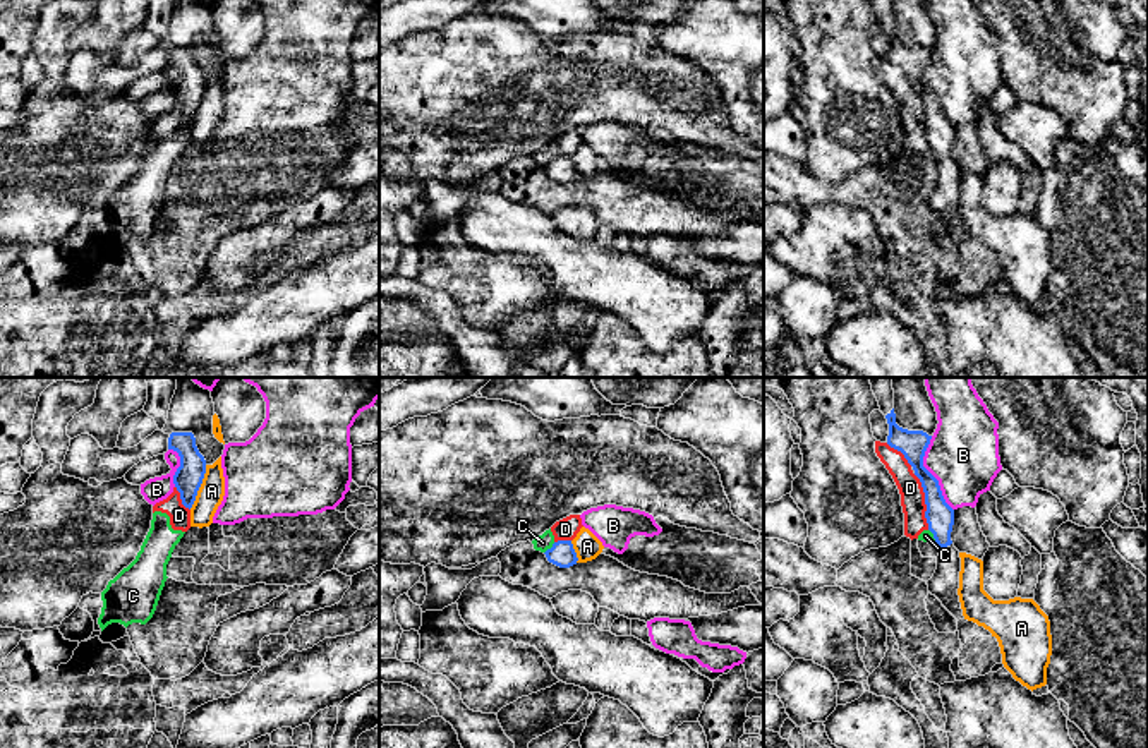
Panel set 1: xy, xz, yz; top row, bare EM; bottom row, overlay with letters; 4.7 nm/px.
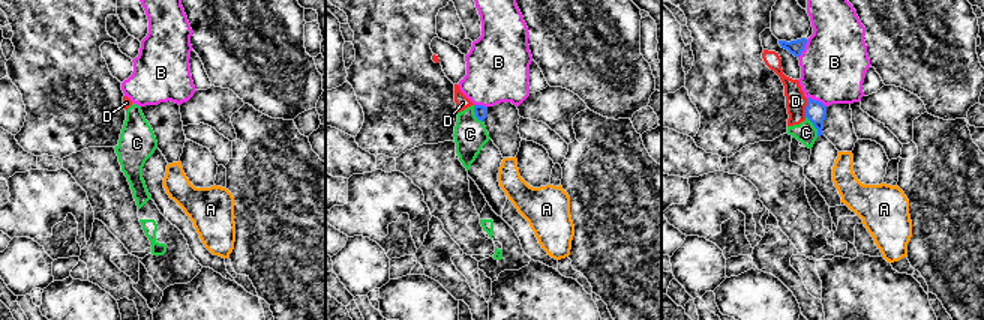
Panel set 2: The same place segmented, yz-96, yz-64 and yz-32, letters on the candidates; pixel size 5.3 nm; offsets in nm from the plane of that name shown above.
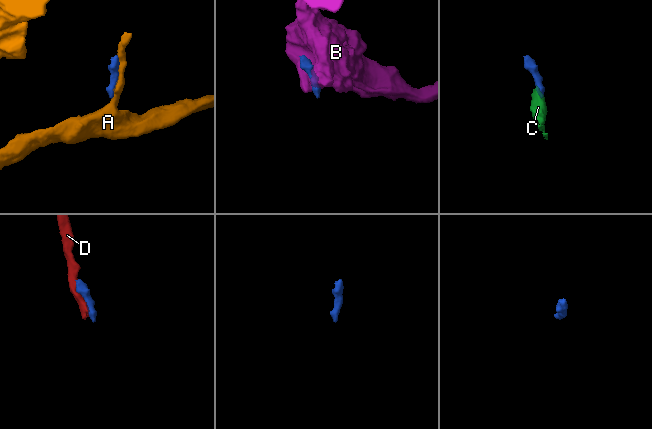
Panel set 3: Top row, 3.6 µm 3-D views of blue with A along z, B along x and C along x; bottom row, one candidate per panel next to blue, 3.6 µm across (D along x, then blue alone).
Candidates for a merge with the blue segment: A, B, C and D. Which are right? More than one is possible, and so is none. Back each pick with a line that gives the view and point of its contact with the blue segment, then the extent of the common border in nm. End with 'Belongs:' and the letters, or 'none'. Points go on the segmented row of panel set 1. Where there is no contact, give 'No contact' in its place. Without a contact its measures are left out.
Belongs: none

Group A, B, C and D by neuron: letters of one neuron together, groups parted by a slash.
A / B / C D

